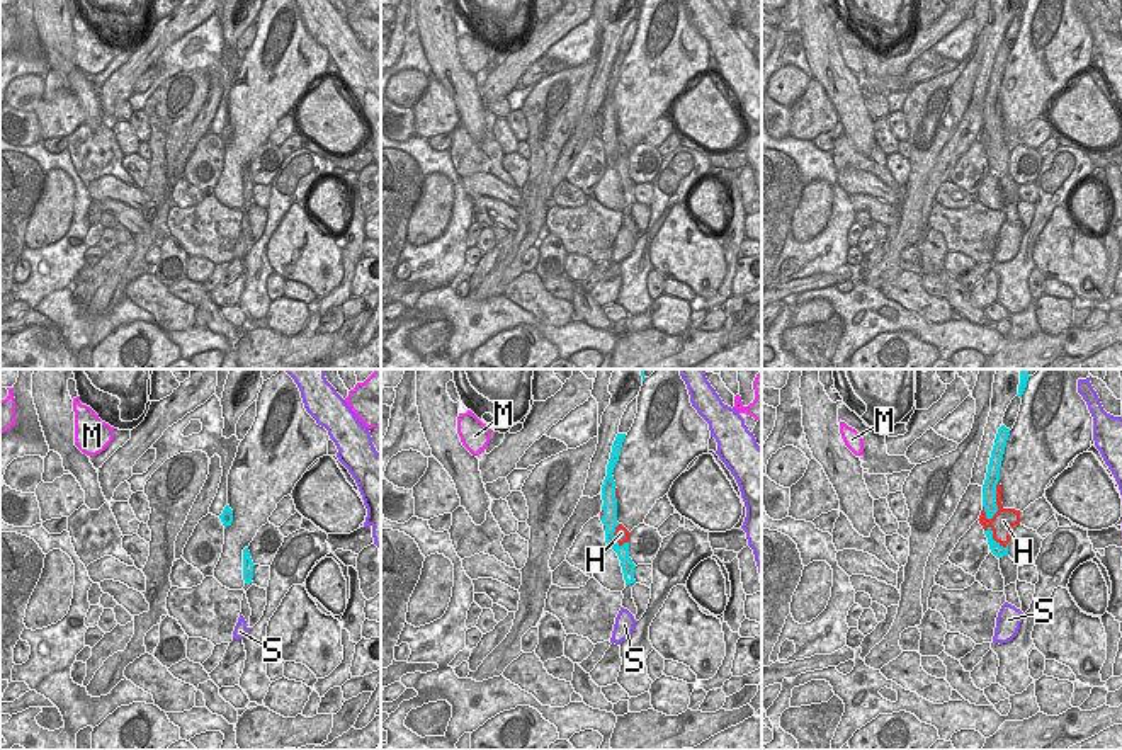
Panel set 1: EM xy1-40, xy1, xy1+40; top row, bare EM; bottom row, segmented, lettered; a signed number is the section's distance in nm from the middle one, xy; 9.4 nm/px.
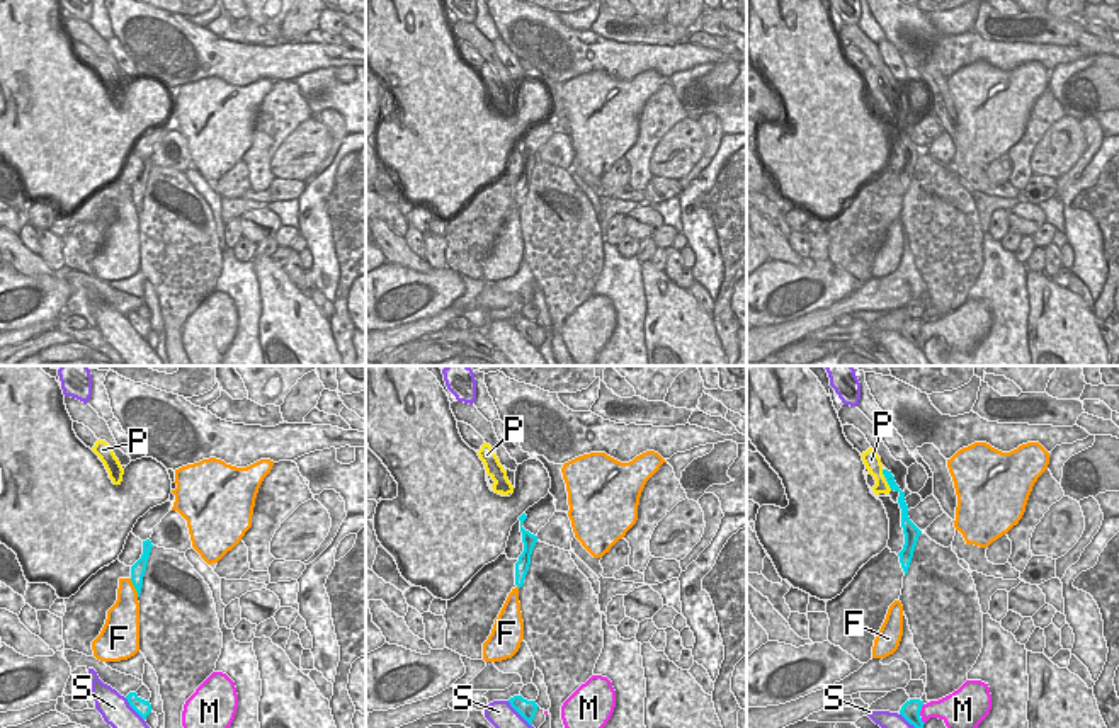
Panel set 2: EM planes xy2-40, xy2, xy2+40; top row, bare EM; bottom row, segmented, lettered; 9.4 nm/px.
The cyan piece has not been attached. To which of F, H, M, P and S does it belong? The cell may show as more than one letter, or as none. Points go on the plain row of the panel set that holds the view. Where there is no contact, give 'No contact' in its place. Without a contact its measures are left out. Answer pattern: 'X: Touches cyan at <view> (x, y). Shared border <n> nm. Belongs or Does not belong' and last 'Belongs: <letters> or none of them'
F: Touches cyan at xy2-40 (135, 206). Shared border 190 nm. Does not belong
H: Touches cyan at xy1+40 (995, 119). Shared border 400 nm. Does not belong
M: Touches cyan at xy2+40 (920, 329). Shared border 120 nm. Does not belong
P: Touches cyan at xy2+40 (886, 99). Shared border 220 nm. Belongs
S: Touches cyan at xy2 (519, 332). Shared border 340 nm. Does not belong
Belongs: P.

